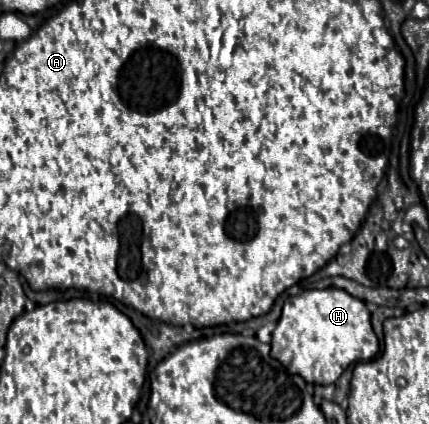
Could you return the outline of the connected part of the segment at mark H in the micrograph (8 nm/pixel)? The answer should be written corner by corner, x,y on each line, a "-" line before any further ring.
311,289
289,297
271,339
271,357
281,361
289,373
301,375
307,383
331,385
341,373
363,359
373,359
379,351
377,335
369,323
367,305
343,289

